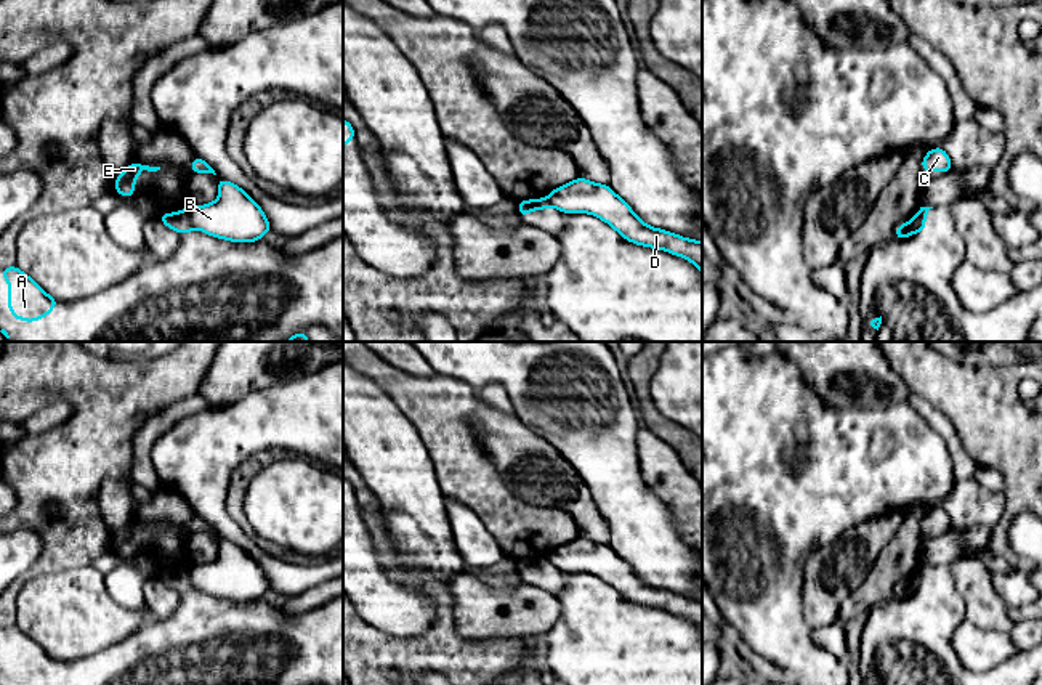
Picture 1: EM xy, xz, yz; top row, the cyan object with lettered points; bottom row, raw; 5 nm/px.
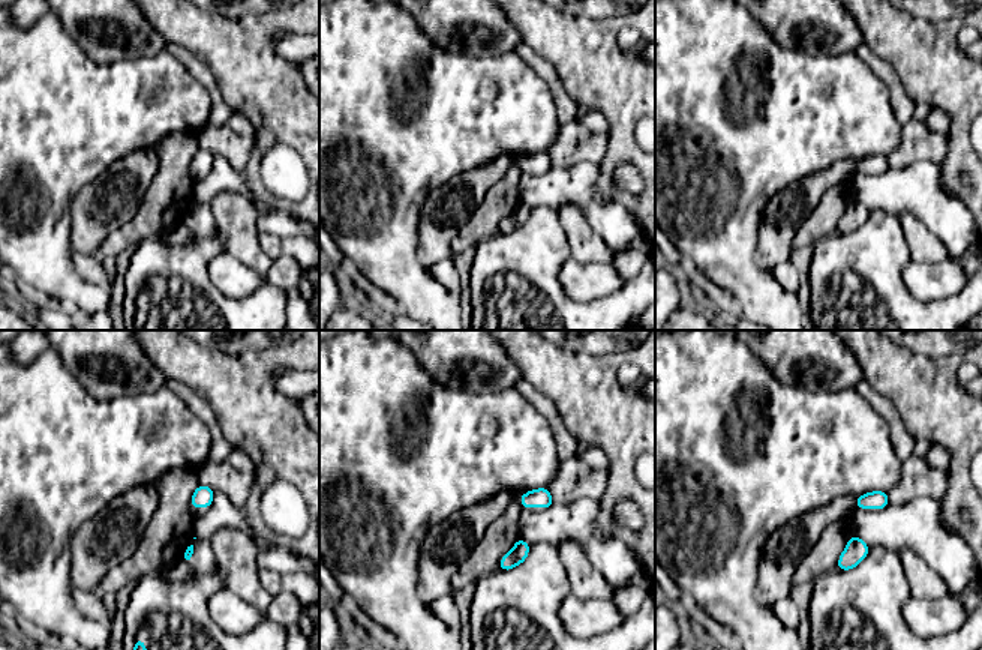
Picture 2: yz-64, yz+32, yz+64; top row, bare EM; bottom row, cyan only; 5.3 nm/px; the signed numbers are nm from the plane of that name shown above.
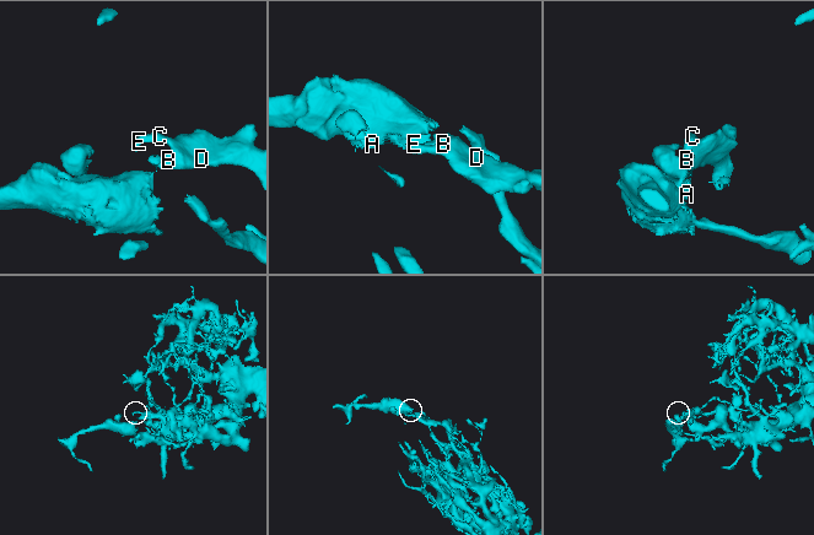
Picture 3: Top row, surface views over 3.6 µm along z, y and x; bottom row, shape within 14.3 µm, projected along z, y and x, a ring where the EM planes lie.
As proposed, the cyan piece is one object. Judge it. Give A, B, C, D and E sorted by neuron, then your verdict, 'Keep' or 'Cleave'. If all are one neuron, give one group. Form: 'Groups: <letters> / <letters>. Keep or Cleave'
Groups: A / B C D E. Cleave

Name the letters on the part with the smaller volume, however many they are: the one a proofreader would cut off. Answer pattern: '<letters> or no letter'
A

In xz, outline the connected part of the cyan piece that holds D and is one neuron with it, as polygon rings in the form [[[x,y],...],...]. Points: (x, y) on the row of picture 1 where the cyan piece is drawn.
[[[582,176],[559,186],[547,197],[563,213],[592,213],[611,225],[624,239],[660,249],[693,261],[702,274],[702,242],[681,237],[643,223],[632,207],[609,184],[592,183]]]

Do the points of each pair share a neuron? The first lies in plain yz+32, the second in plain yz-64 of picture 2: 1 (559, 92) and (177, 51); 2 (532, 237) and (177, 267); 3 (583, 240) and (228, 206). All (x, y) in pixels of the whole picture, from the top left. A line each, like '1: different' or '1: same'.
1: same
2: same
3: same

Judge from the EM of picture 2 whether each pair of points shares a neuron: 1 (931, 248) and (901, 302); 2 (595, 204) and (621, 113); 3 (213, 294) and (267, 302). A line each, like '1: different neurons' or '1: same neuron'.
1: different neurons
2: different neurons
3: same neuron

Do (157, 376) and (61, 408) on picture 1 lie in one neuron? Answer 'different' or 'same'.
different

